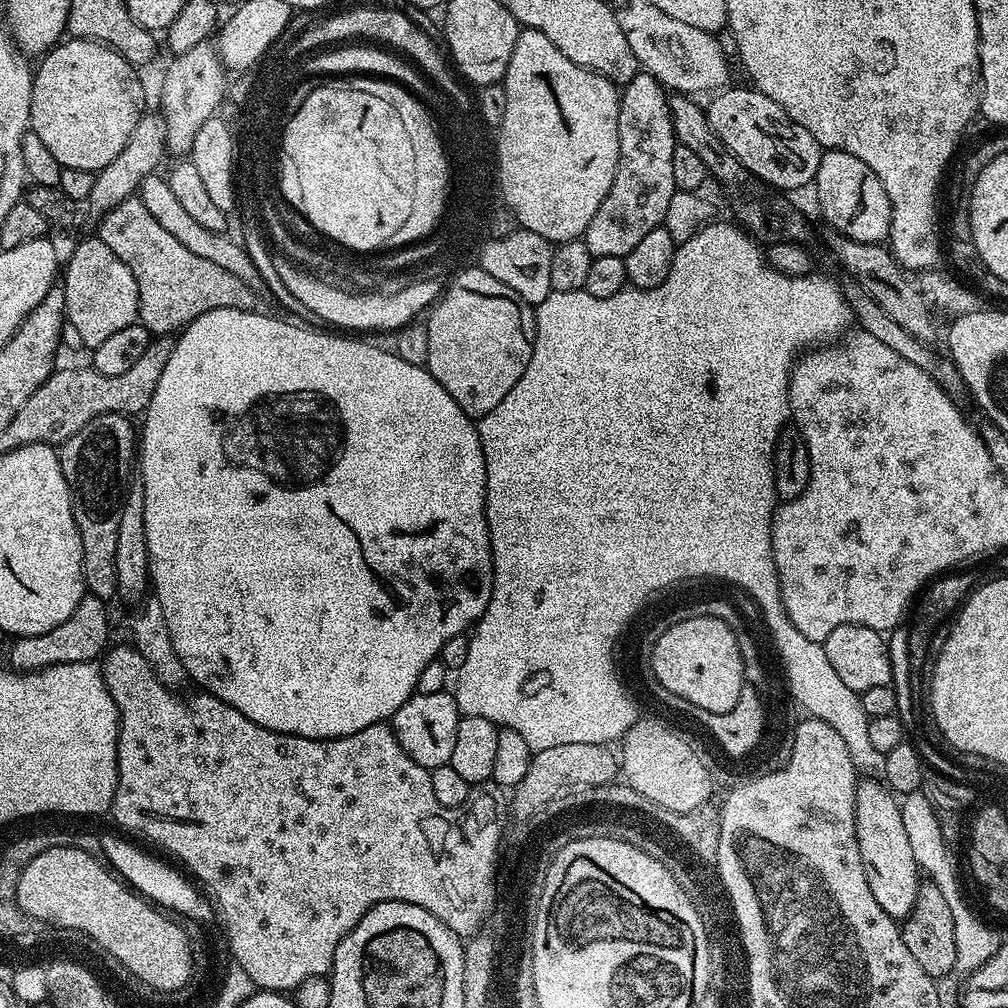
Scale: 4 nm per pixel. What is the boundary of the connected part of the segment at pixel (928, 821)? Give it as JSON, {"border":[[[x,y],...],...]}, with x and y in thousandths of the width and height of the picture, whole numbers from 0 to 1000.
{"border":[[[904,786],[899,788],[893,794],[893,803],[895,804],[895,815],[899,818],[899,831],[903,831],[903,843],[907,843],[909,860],[922,874],[928,875],[935,883],[938,895],[942,895],[942,907],[946,907],[946,938],[948,939],[947,963],[955,966],[963,966],[967,960],[972,960],[987,946],[994,936],[993,930],[988,930],[988,925],[980,917],[975,917],[962,902],[956,898],[956,893],[952,890],[952,881],[948,878],[948,857],[944,854],[944,849],[940,846],[940,837],[938,827],[933,822],[933,816],[929,811],[929,805],[925,797],[919,792],[919,788],[914,786]]]}

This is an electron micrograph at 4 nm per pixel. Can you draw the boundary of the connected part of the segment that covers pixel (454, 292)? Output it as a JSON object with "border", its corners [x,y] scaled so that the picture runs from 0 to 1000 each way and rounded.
{"border":[[[464,264],[444,279],[438,293],[424,311],[427,331],[425,370],[458,403],[463,413],[486,411],[510,379],[522,371],[532,338],[532,311],[506,284],[486,276],[474,264]]]}

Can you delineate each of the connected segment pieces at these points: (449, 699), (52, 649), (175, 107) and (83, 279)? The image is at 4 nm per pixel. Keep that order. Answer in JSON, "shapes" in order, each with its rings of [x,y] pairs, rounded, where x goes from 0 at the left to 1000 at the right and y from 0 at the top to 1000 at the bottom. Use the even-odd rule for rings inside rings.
{"shapes":[[[[441,685],[431,688],[412,688],[390,708],[387,721],[393,727],[395,736],[415,760],[426,764],[446,758],[446,748],[450,748],[450,731],[454,729],[457,708],[452,699],[451,689]]],[[[84,590],[77,597],[73,609],[62,617],[62,621],[54,621],[46,629],[16,633],[8,643],[7,658],[21,667],[38,667],[41,663],[49,663],[55,659],[69,657],[95,657],[104,650],[108,642],[107,636],[107,602],[108,600],[95,591]]],[[[209,39],[196,42],[192,50],[185,50],[170,57],[167,68],[163,71],[163,80],[159,83],[159,107],[158,114],[163,117],[163,145],[172,156],[183,157],[188,154],[192,145],[192,137],[196,137],[196,129],[209,117],[215,114],[218,102],[222,99],[222,74],[224,68],[218,60],[218,53],[214,51],[214,45]]],[[[98,236],[83,238],[72,248],[62,270],[62,285],[66,324],[75,328],[84,346],[101,343],[101,339],[115,328],[136,320],[139,312],[137,280],[133,280],[129,264],[125,264],[125,260]]]]}

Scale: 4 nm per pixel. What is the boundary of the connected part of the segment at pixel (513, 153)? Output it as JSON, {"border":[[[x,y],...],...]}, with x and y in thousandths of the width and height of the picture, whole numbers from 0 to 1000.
{"border":[[[520,28],[514,34],[498,82],[502,89],[502,117],[495,123],[499,130],[500,187],[508,205],[515,211],[517,225],[538,232],[549,243],[576,237],[585,224],[585,216],[593,212],[597,196],[605,192],[613,165],[615,91],[612,84],[592,71],[571,64],[541,34],[528,28]]]}

